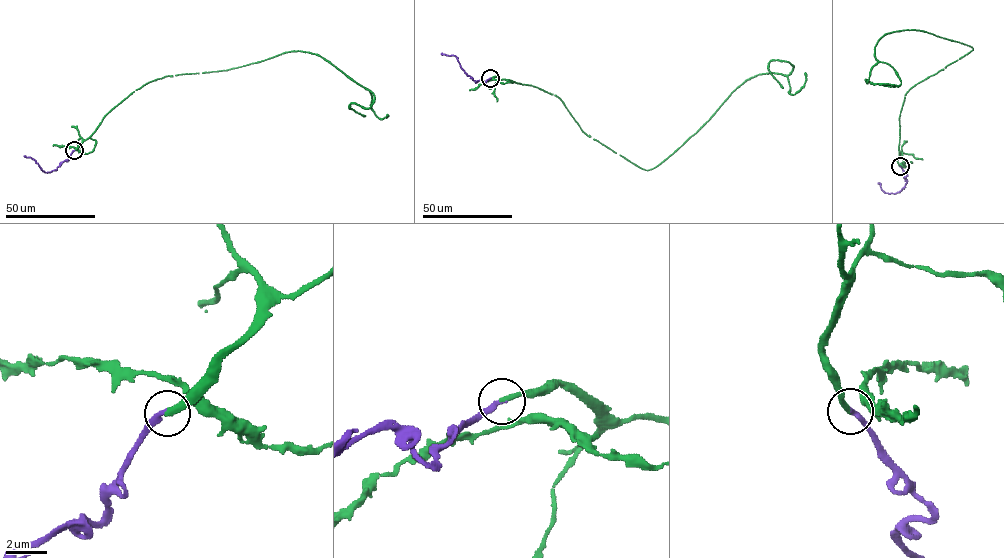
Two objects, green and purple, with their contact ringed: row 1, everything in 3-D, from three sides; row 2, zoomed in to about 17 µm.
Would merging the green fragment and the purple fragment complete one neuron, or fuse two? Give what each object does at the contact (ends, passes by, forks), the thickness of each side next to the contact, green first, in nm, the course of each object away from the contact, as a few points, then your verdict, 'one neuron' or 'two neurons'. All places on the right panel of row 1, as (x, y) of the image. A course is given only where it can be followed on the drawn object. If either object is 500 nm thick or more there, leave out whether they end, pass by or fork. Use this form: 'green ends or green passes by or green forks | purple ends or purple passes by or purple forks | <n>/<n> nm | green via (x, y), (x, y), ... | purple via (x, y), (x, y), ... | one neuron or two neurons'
green ends | purple ends | 280/280 nm | green via (900, 166), (905, 95), (973, 49), (922, 31), (887, 33), (875, 46), (877, 63), (866, 81), (895, 86) | purple via (900, 166), (907, 175), (905, 185), (899, 192), (886, 193), (878, 183) | one neuron

